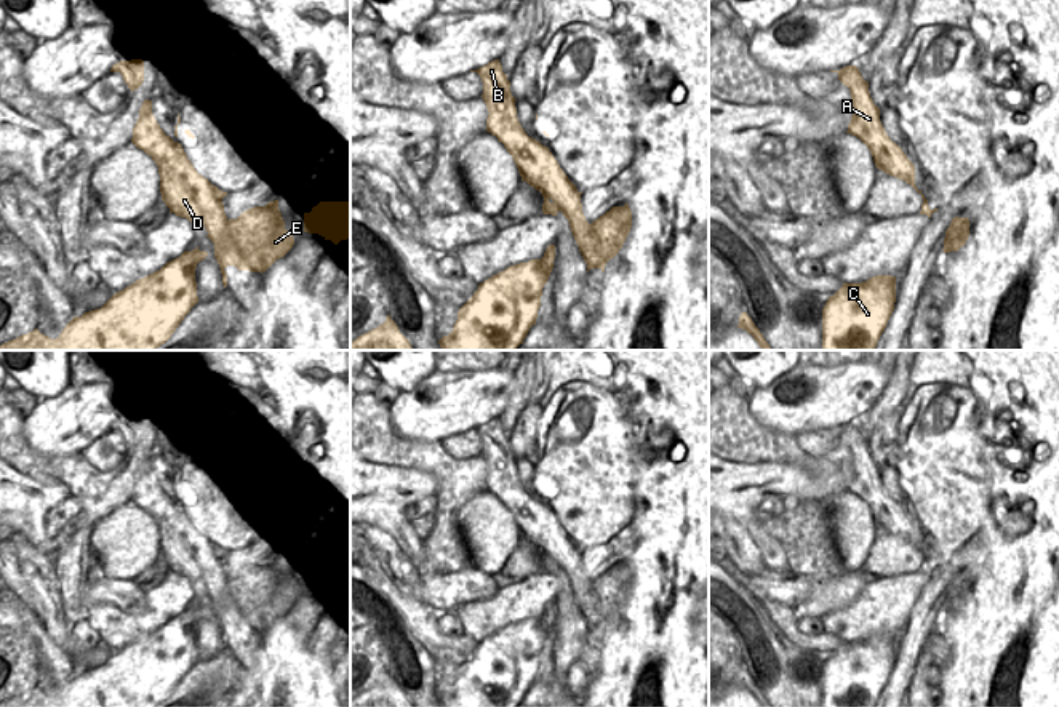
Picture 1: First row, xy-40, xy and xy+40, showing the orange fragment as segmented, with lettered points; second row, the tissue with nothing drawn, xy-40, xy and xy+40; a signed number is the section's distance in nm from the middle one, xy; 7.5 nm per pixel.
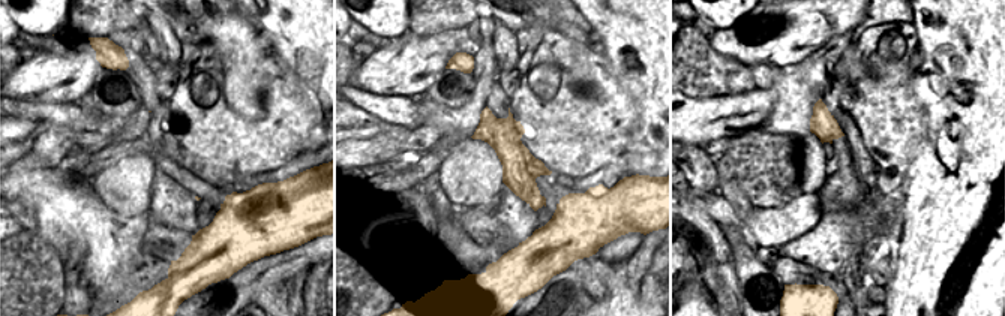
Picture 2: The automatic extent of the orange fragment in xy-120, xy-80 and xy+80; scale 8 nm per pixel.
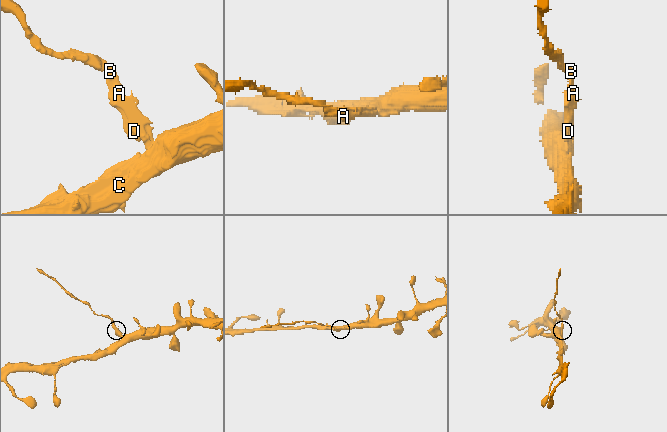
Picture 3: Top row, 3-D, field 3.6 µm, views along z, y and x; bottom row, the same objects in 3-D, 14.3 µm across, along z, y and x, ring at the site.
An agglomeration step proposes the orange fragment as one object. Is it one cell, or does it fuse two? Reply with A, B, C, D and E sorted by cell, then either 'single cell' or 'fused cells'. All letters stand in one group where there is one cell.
A B D / C E | fused cells

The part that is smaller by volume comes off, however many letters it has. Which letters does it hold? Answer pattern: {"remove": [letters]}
{"remove": ["A", "B", "D"]}

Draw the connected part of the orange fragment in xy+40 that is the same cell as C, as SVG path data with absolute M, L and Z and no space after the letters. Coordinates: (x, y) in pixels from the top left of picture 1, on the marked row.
M896 277L843 283L822 309L822 350L875 350L894 302Z

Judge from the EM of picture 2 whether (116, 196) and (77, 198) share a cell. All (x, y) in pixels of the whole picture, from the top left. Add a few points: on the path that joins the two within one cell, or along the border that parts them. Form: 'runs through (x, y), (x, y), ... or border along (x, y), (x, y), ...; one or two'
border along (93, 190), (110, 208), (122, 216), (128, 216); two

